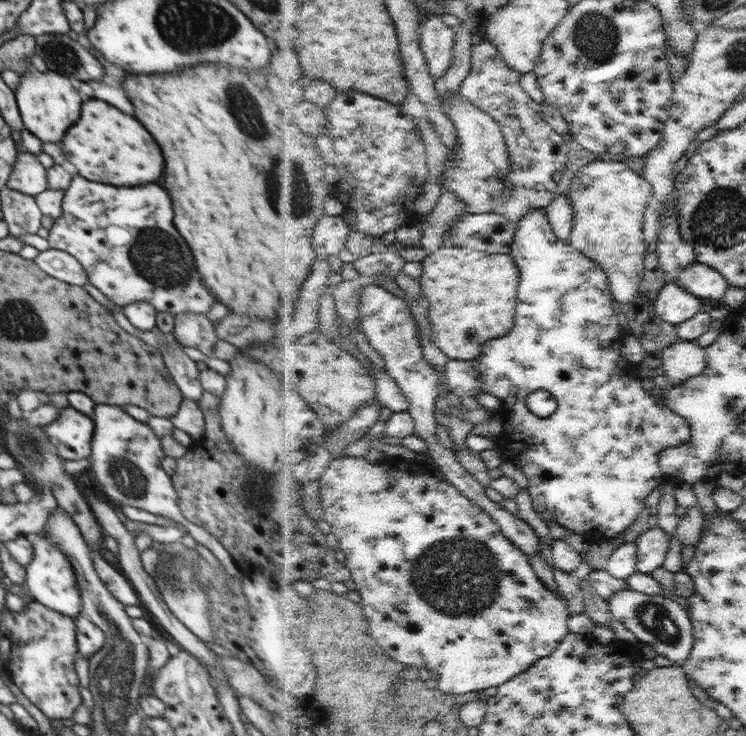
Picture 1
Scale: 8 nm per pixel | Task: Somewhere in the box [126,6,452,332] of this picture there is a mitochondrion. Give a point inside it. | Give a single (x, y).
(249, 121)

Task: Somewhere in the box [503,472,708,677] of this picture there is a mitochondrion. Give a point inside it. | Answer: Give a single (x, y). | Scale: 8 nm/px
(653, 618)

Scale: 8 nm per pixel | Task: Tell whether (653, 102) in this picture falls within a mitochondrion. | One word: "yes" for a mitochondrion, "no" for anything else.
no

